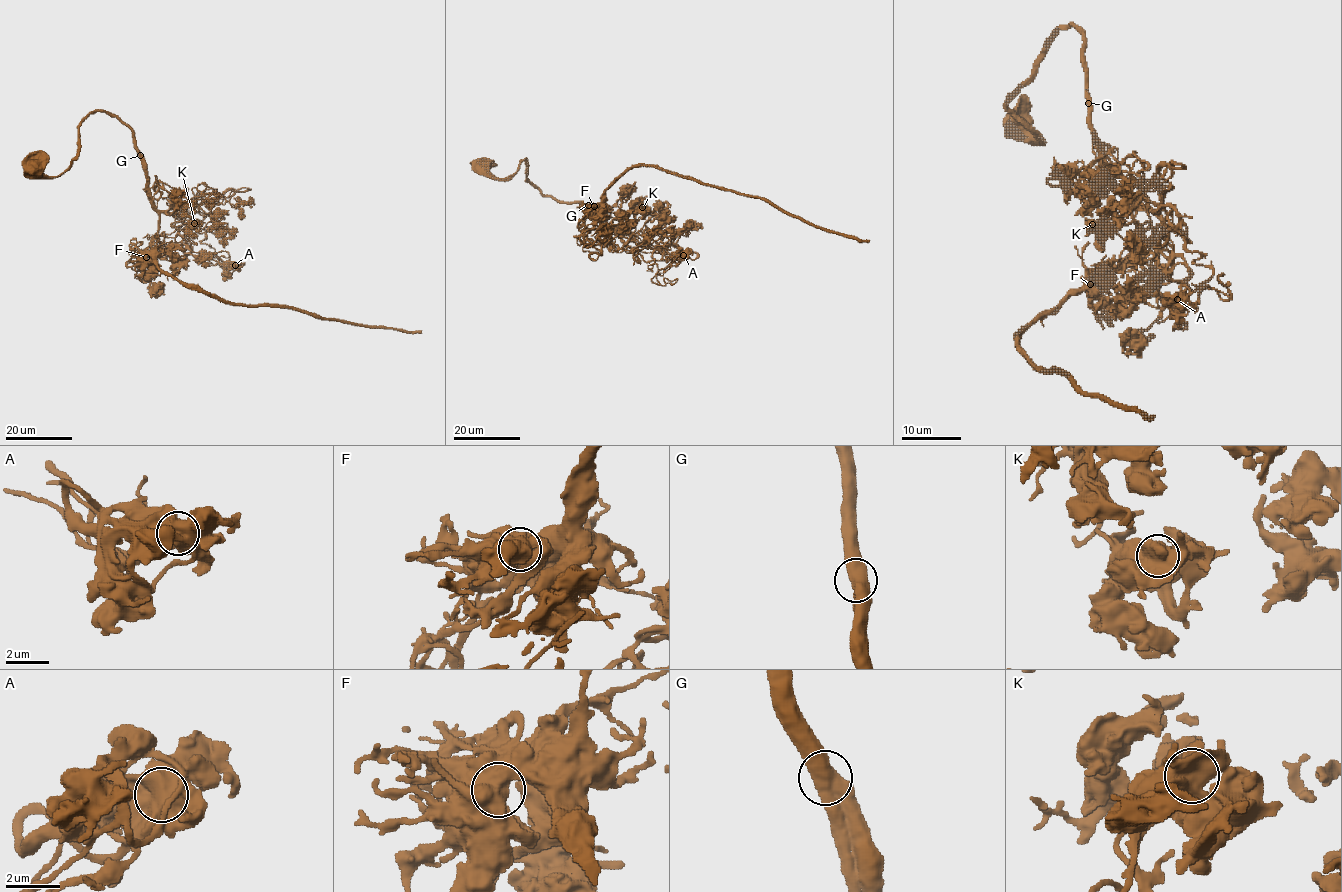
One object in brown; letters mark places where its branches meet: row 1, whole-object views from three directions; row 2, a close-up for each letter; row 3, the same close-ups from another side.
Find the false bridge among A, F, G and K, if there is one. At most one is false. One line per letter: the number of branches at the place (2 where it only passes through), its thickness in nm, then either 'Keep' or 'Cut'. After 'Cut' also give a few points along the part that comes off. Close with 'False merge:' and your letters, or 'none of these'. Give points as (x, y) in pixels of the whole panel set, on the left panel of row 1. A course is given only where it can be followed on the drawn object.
A: Branches: 1. Thickness 1300 nm. Keep
F: Branches: 1. Thickness 1450 nm. Cut. Course of the part to remove: (146, 257), (150, 255), (161, 269), (181, 284), (200, 287), (230, 302), (283, 305), (324, 318), (421, 333)
G: Branches: 2. Thickness 650 nm. Keep
K: Branches: 2. Thickness 900 nm. Keep
False merge: F

